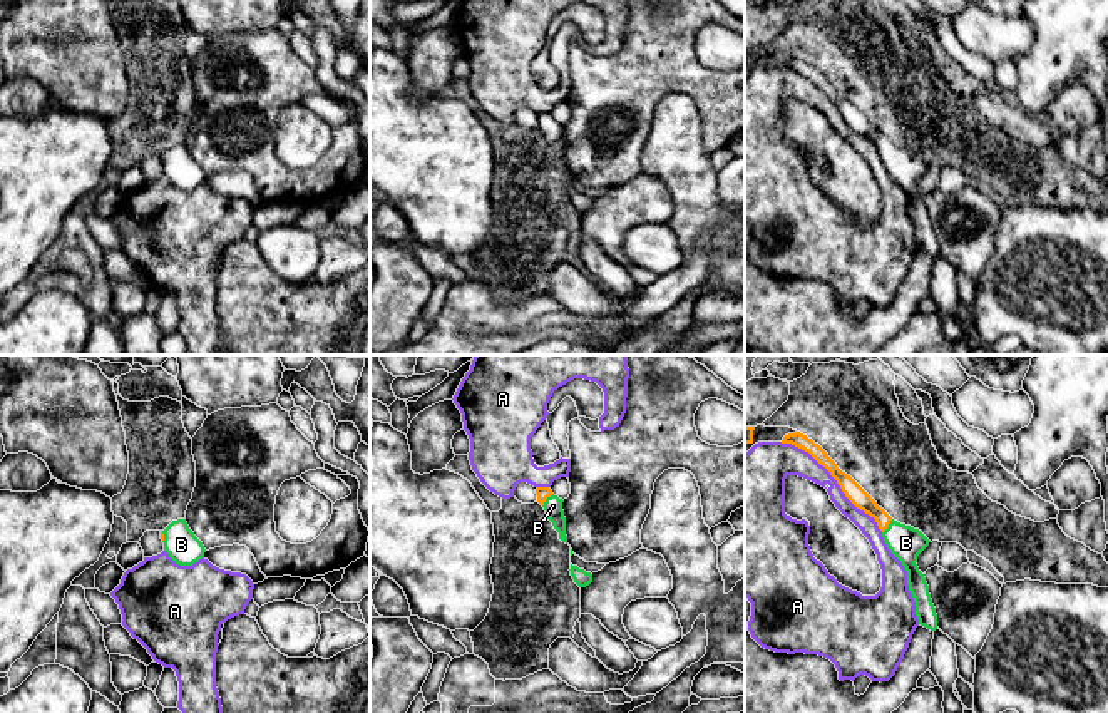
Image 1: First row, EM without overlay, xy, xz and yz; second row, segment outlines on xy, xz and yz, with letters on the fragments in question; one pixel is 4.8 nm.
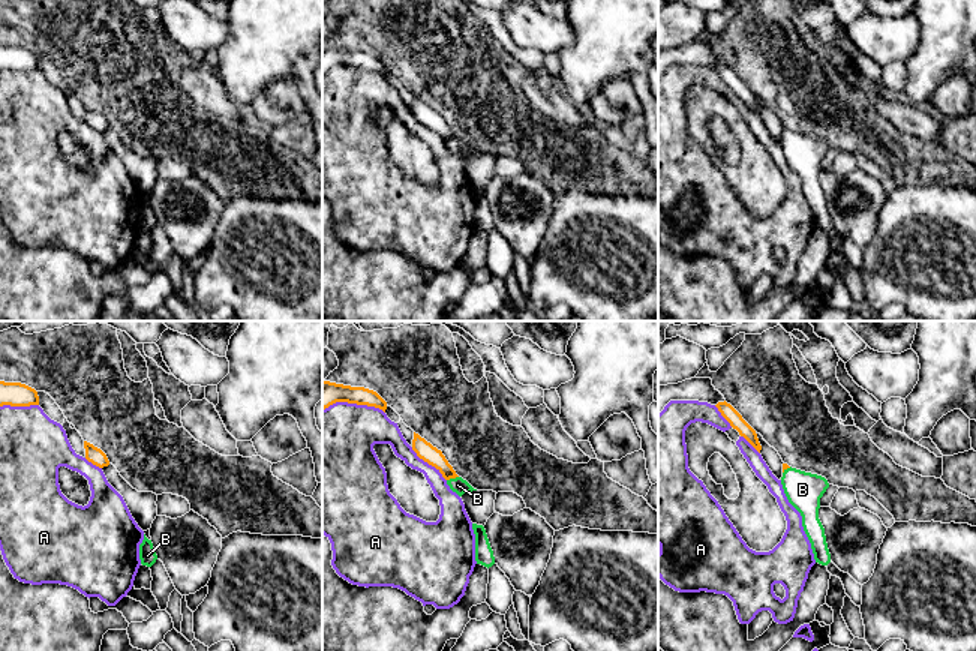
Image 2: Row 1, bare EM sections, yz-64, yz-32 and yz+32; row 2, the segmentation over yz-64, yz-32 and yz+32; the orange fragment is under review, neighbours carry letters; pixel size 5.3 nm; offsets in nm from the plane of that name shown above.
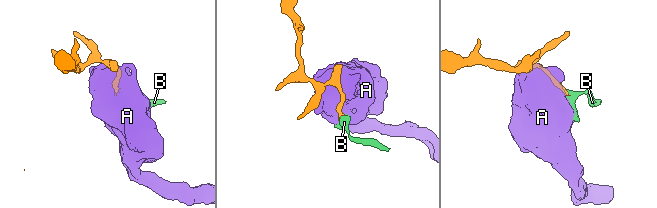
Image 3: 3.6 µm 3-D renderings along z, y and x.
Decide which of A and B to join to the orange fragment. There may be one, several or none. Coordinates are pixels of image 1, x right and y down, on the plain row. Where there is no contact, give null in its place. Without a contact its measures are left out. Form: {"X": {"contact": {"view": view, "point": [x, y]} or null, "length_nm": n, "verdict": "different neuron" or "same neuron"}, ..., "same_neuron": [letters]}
{"A": {"contact": {"view": "yz", "point": [836, 104]}, "length_nm": 650, "verdict": "different neuron"}, "B": {"contact": {"view": "xz", "point": [546, 123]}, "length_nm": 80, "verdict": "same neuron"}, "same_neuron": ["B"]}

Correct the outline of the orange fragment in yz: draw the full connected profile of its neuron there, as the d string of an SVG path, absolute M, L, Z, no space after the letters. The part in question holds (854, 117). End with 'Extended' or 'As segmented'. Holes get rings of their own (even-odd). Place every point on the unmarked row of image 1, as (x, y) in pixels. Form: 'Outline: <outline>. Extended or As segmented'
Outline: M800 57L788 59L783 62L782 69L792 69L808 77L820 90L830 97L845 122L857 134L875 144L887 172L907 196L907 209L916 228L916 241L919 249L936 256L936 233L932 229L926 203L916 189L917 181L929 171L931 166L919 154L894 146L850 100L837 92L837 89L818 69L815 69L807 60Z. Extended

